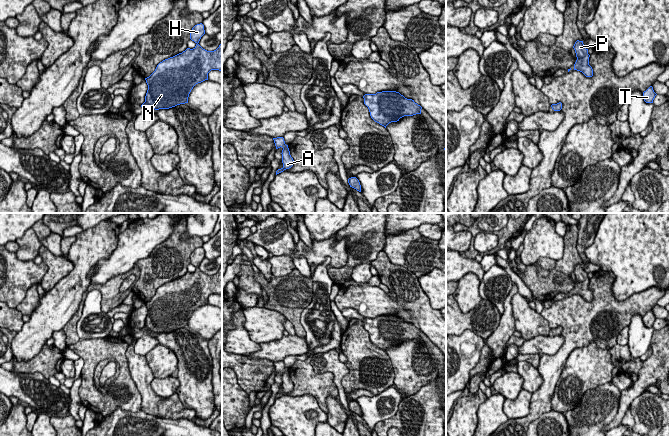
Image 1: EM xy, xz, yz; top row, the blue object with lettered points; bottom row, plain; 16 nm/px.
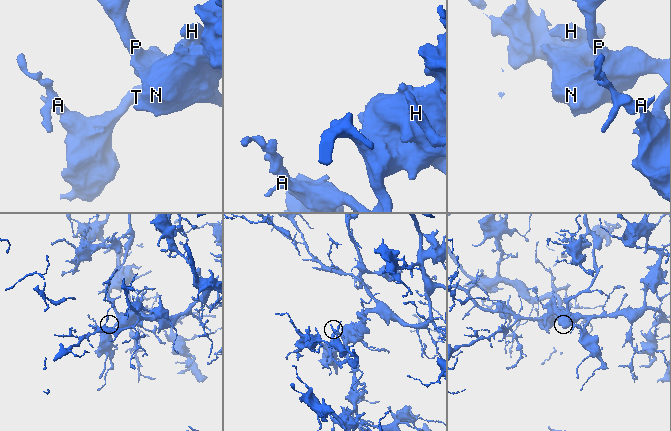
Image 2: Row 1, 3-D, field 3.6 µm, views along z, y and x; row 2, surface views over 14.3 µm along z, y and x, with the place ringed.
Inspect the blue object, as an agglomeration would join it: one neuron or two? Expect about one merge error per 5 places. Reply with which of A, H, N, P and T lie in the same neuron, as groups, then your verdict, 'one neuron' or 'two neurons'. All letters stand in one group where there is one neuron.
A H N P T | one neuron

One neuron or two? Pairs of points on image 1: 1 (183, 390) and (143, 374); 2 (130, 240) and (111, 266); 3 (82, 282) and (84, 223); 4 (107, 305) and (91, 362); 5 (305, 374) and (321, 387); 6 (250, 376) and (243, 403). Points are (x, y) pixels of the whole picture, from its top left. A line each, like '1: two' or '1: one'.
1: two
2: one
3: two
4: two
5: one
6: two

